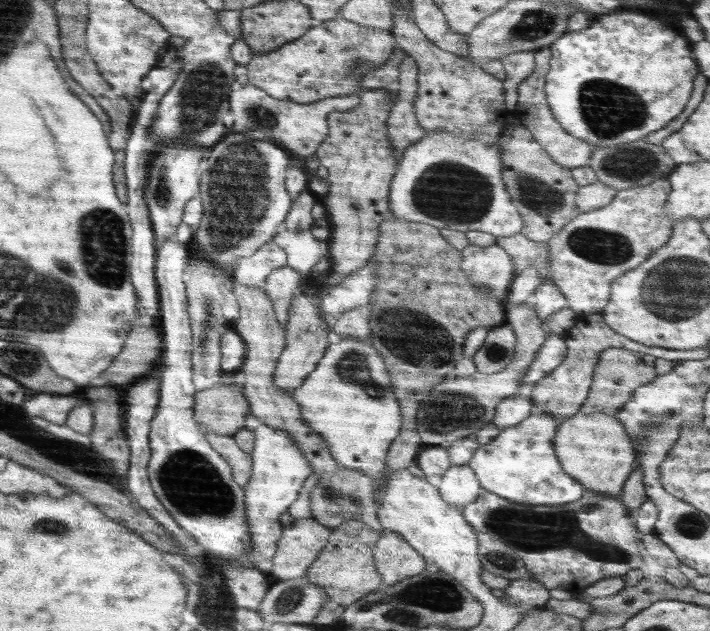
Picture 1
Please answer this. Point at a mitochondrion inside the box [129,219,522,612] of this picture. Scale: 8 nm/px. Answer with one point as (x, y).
(190, 481)

